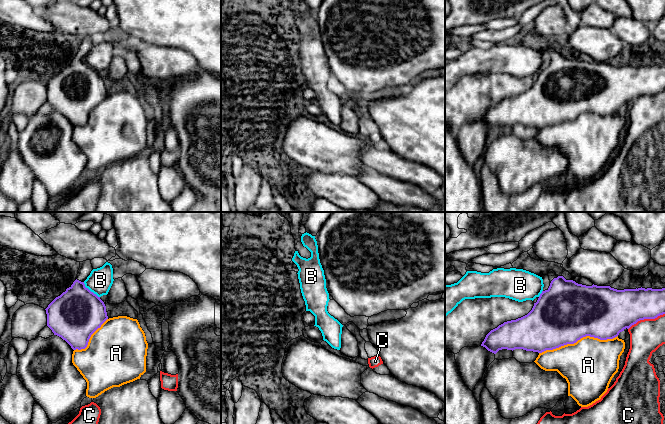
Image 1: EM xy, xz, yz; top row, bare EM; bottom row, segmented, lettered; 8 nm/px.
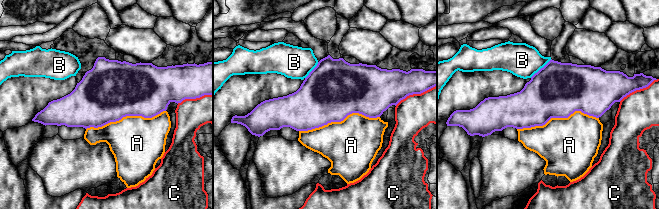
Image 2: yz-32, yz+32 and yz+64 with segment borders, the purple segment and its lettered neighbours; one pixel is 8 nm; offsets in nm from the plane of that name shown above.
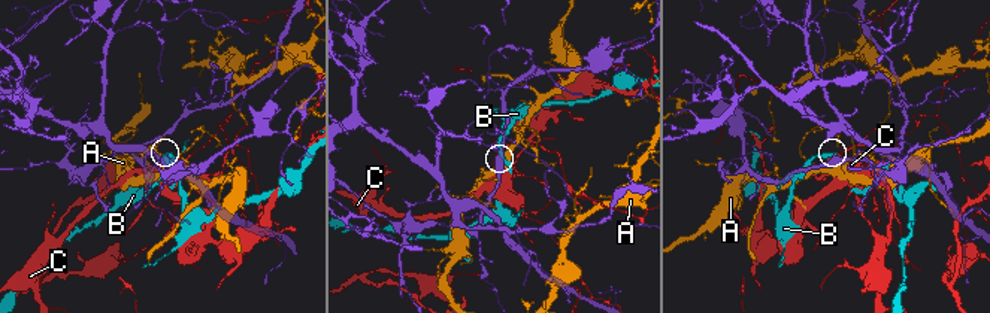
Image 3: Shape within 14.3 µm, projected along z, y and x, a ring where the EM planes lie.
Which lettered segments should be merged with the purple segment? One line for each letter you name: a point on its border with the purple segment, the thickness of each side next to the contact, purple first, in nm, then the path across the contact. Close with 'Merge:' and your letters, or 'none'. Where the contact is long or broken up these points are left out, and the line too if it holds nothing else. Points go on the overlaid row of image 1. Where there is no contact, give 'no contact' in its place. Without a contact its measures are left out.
Merge: none

